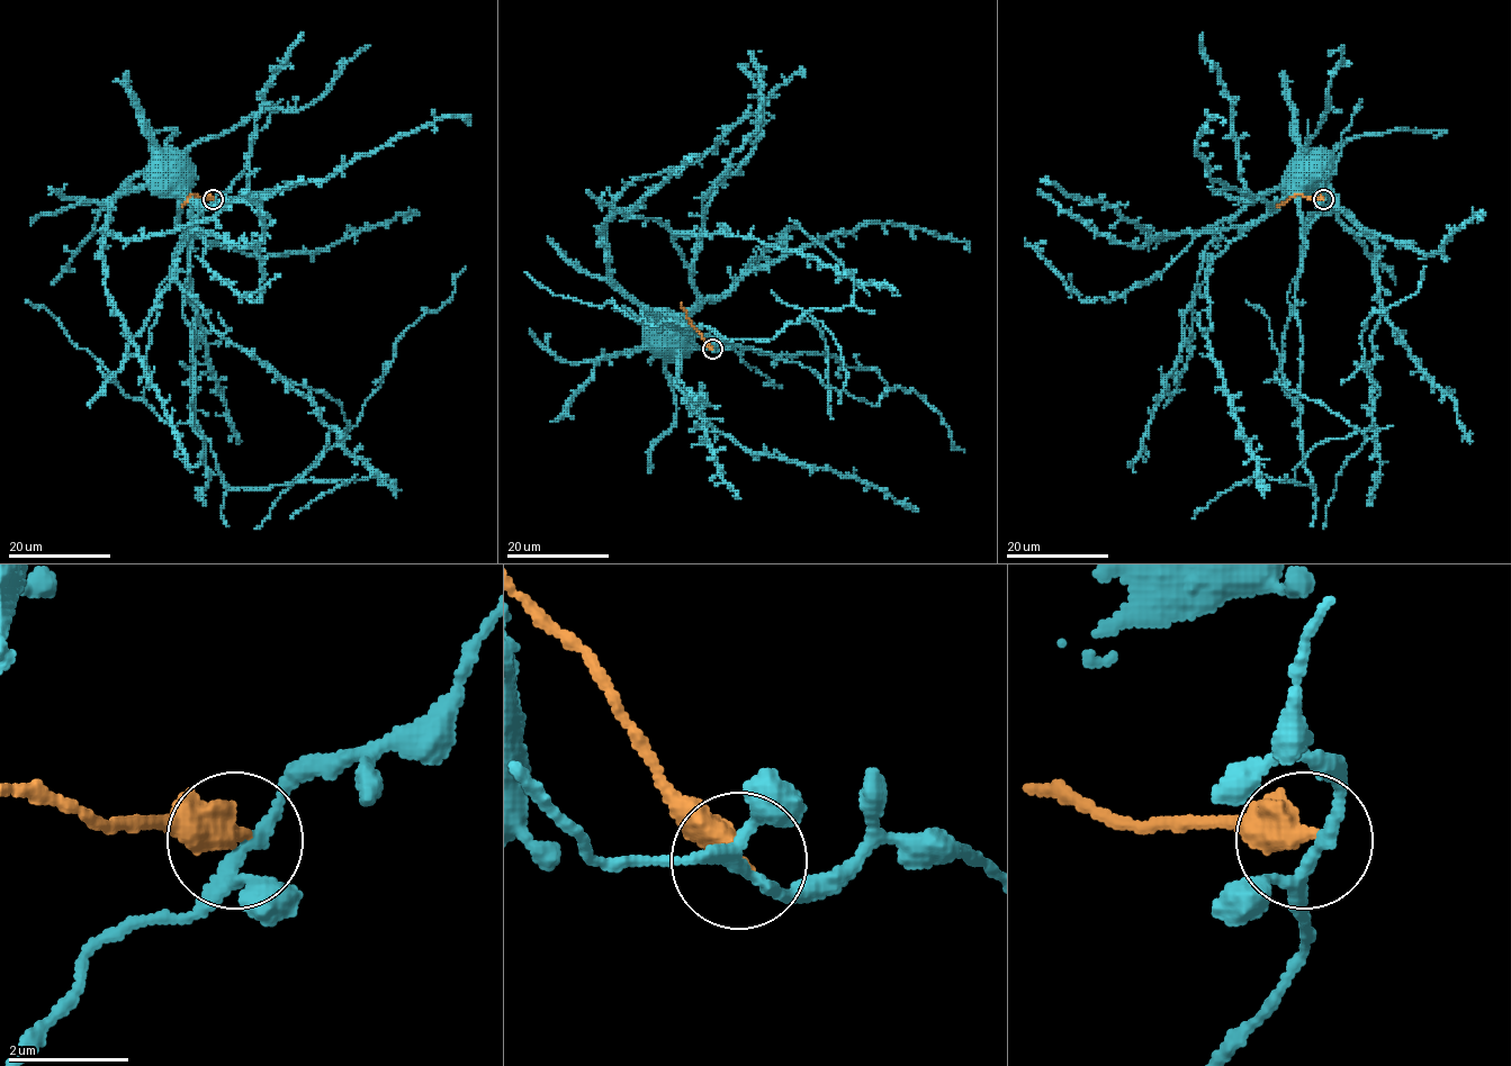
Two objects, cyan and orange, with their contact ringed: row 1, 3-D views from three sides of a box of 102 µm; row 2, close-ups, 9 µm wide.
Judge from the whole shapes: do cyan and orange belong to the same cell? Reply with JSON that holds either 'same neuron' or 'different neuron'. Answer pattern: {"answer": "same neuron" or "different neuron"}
{"answer": "different neuron"}

